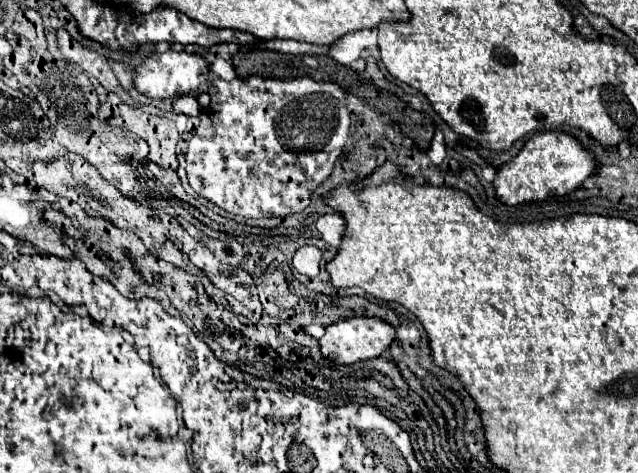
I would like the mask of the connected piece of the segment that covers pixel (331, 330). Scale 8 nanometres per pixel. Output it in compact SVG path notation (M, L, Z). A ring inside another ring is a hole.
M346 318L326 328L326 334L320 338L322 356L338 364L354 364L368 358L378 358L394 340L394 328L378 318Z

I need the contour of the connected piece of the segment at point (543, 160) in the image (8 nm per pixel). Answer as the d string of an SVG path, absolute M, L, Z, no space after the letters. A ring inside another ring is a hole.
M540 132L534 134L522 152L508 164L498 168L492 182L496 198L506 206L518 206L526 202L547 200L551 197L564 197L576 190L584 178L594 174L596 162L582 144L564 132Z

